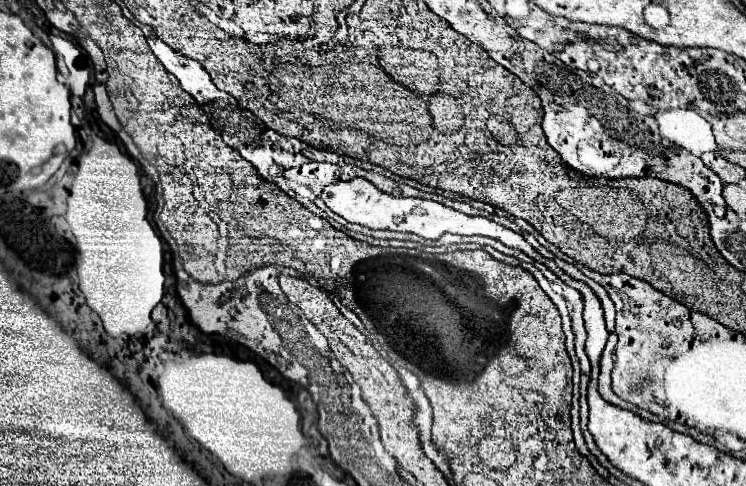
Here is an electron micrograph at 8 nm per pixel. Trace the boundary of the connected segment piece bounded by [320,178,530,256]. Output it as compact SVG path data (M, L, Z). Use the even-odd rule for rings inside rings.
M352 178L352 180L340 180L340 182L334 182L334 184L328 184L324 190L322 190L322 200L326 202L326 206L342 216L344 220L348 222L354 222L354 224L362 224L362 226L368 226L368 228L374 228L374 230L398 230L398 232L414 232L426 240L436 240L440 238L444 232L452 232L452 234L466 234L466 236L472 236L472 234L484 234L484 236L492 236L500 242L504 242L506 246L512 246L512 248L518 248L522 250L524 254L530 256L530 244L524 240L522 234L502 226L502 224L496 224L484 216L468 216L468 214L462 214L454 208L448 208L440 202L434 202L434 200L422 200L422 198L396 198L396 196L390 196L382 190L378 190L372 182L364 180L364 178Z

